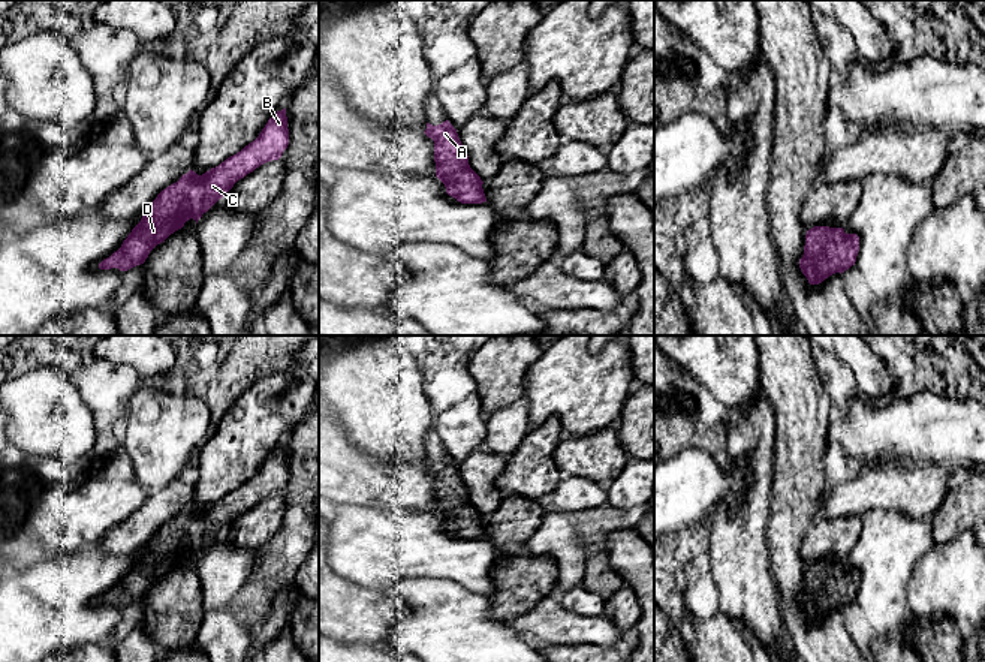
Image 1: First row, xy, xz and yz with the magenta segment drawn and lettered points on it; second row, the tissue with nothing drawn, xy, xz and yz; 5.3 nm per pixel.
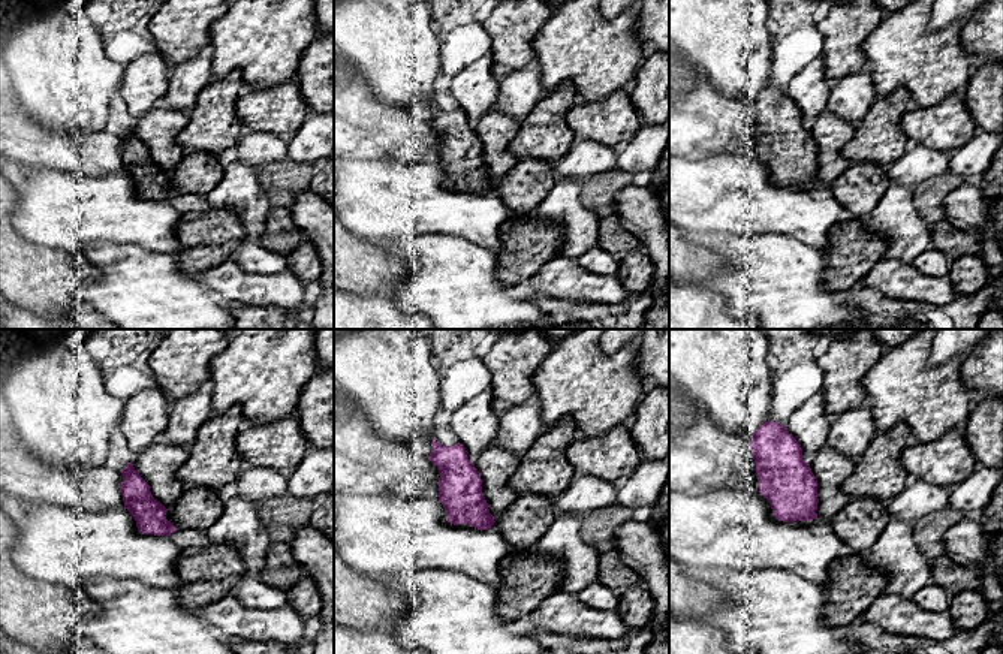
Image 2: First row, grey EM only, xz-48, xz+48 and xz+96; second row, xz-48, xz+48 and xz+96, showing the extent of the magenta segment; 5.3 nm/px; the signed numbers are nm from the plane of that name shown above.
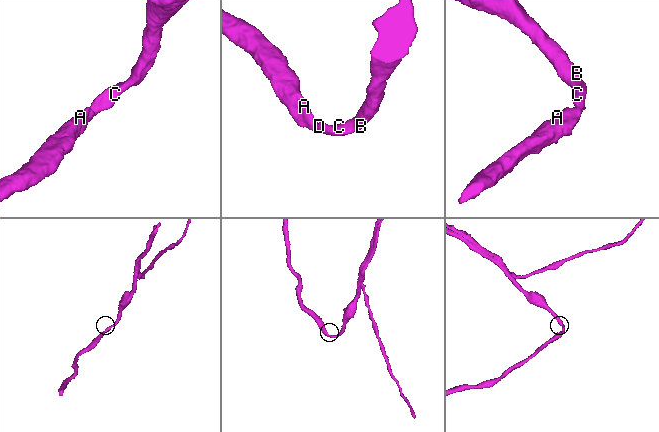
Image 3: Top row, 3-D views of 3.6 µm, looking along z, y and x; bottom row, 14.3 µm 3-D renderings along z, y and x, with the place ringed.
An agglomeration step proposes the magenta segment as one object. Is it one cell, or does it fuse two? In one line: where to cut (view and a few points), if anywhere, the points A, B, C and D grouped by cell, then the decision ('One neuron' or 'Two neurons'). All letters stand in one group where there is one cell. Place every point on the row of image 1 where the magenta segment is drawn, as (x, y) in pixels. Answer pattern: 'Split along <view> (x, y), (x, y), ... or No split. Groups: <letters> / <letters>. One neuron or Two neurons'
No split. Groups: A B C D. One neuron

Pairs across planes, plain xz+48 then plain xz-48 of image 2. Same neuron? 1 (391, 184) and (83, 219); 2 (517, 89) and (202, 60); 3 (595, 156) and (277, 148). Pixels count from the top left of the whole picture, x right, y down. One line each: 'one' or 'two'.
1: one
2: one
3: one

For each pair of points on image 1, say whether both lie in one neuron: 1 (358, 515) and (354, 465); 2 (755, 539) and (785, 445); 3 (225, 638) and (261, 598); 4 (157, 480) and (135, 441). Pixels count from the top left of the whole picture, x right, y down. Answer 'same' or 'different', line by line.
1: different
2: same
3: different
4: same

